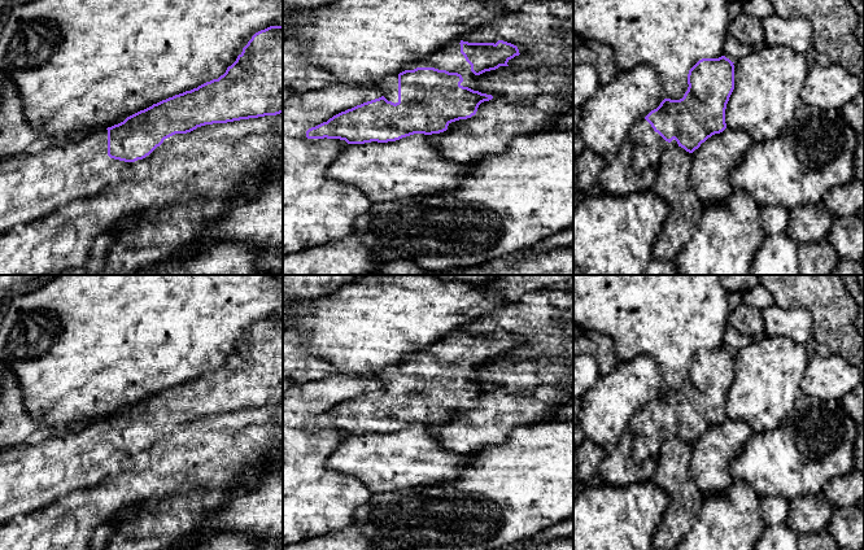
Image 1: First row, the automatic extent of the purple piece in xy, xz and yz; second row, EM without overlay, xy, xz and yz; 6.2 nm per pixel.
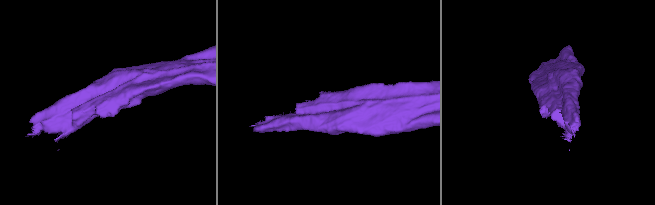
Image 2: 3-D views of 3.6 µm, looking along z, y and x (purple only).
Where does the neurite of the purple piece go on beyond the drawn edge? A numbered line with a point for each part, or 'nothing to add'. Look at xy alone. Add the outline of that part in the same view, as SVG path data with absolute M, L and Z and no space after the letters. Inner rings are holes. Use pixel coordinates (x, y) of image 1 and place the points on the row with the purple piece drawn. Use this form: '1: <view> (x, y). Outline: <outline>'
1: xy (31, 187). Outline: M101 128L79 140L47 147L38 154L10 156L0 161L0 236L14 227L48 217L74 201L97 196L108 187L115 185L143 160L125 162L108 156L108 130ZM175 134L163 140L149 156L166 148L184 134ZM143 158L143 160L145 160Z

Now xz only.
1: xz (449, 59). Outline: M461 39L450 42L446 47L431 56L407 65L406 70L414 70L416 67L435 67L449 73L458 73L463 78L461 86L470 87L470 83L476 78L476 75L471 71L471 65L461 53L459 43Z

